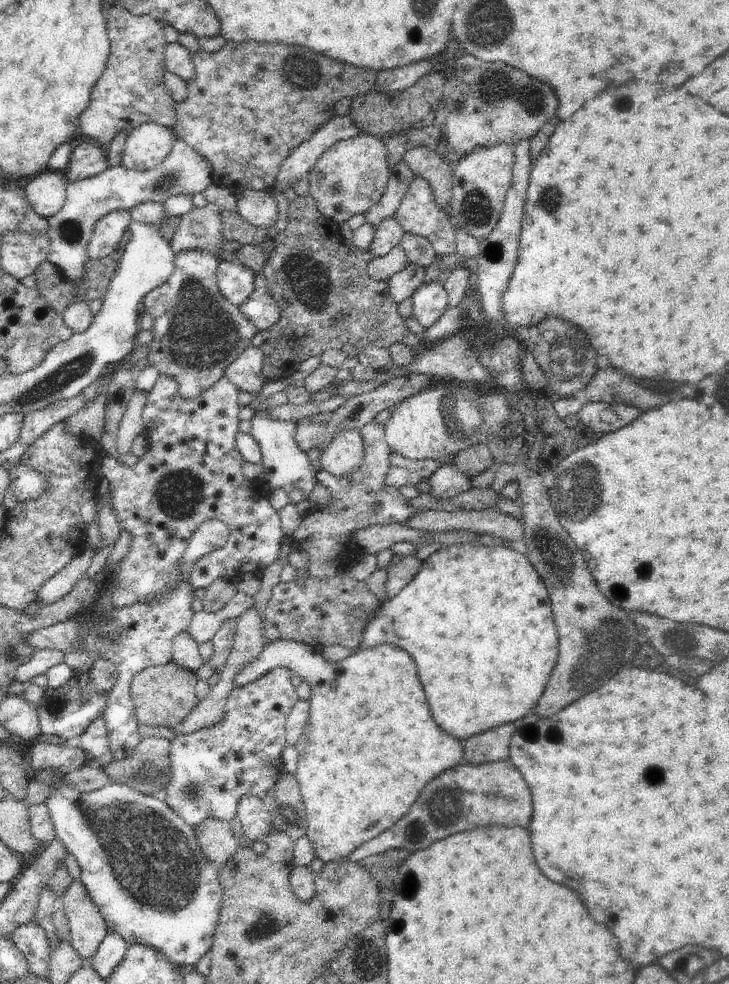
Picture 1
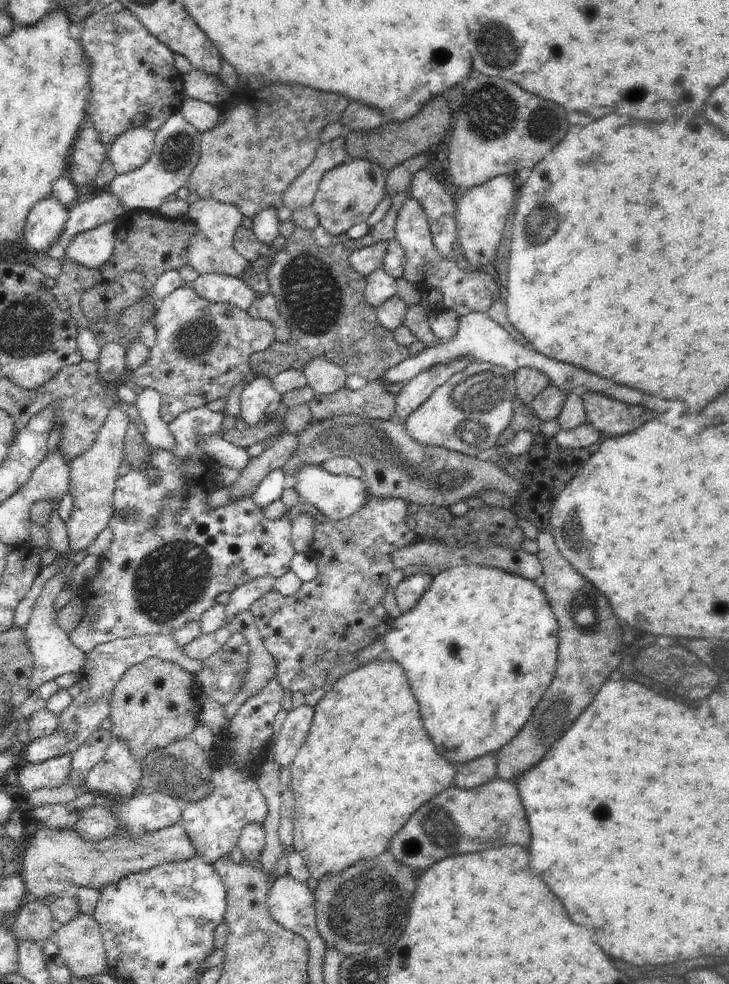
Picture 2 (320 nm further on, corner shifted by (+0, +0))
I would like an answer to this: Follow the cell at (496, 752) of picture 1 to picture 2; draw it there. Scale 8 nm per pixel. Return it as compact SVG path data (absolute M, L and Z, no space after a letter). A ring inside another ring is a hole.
M496 754L484 755L469 763L459 765L453 780L453 785L468 790L486 784L495 778L497 762Z

